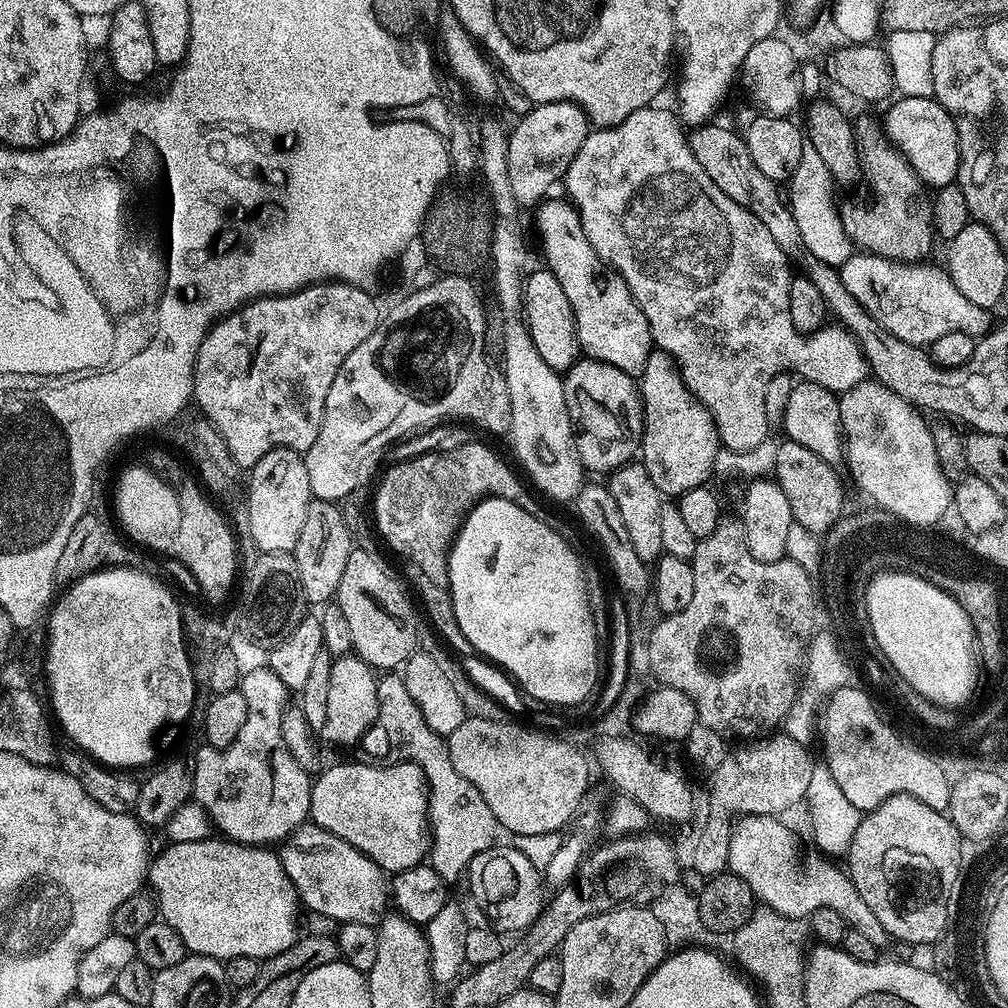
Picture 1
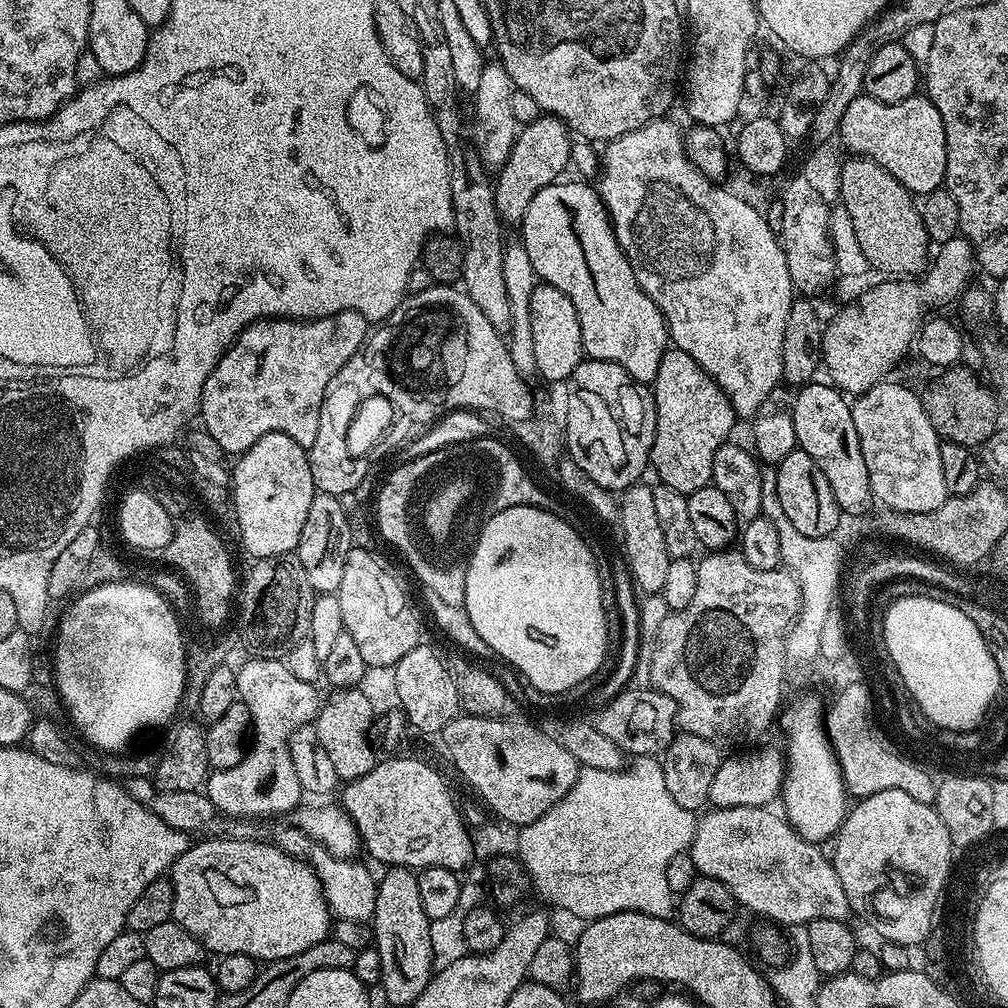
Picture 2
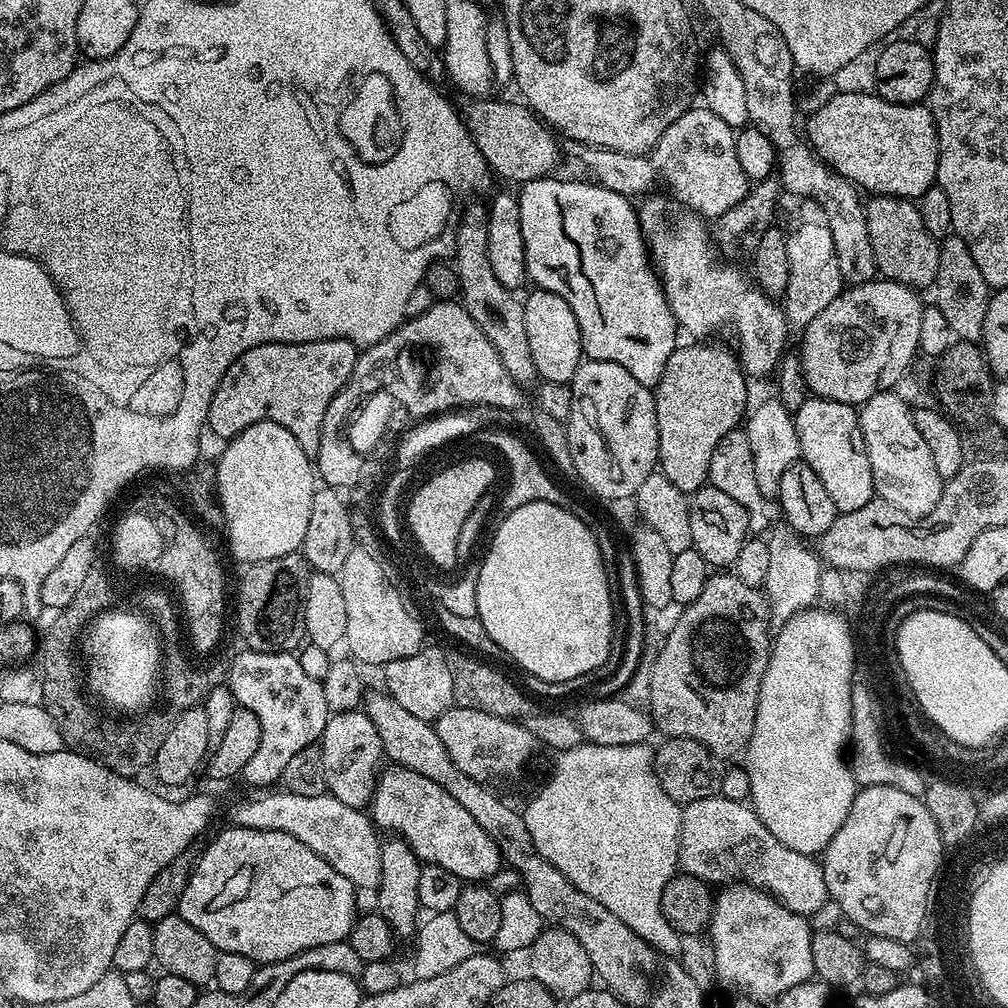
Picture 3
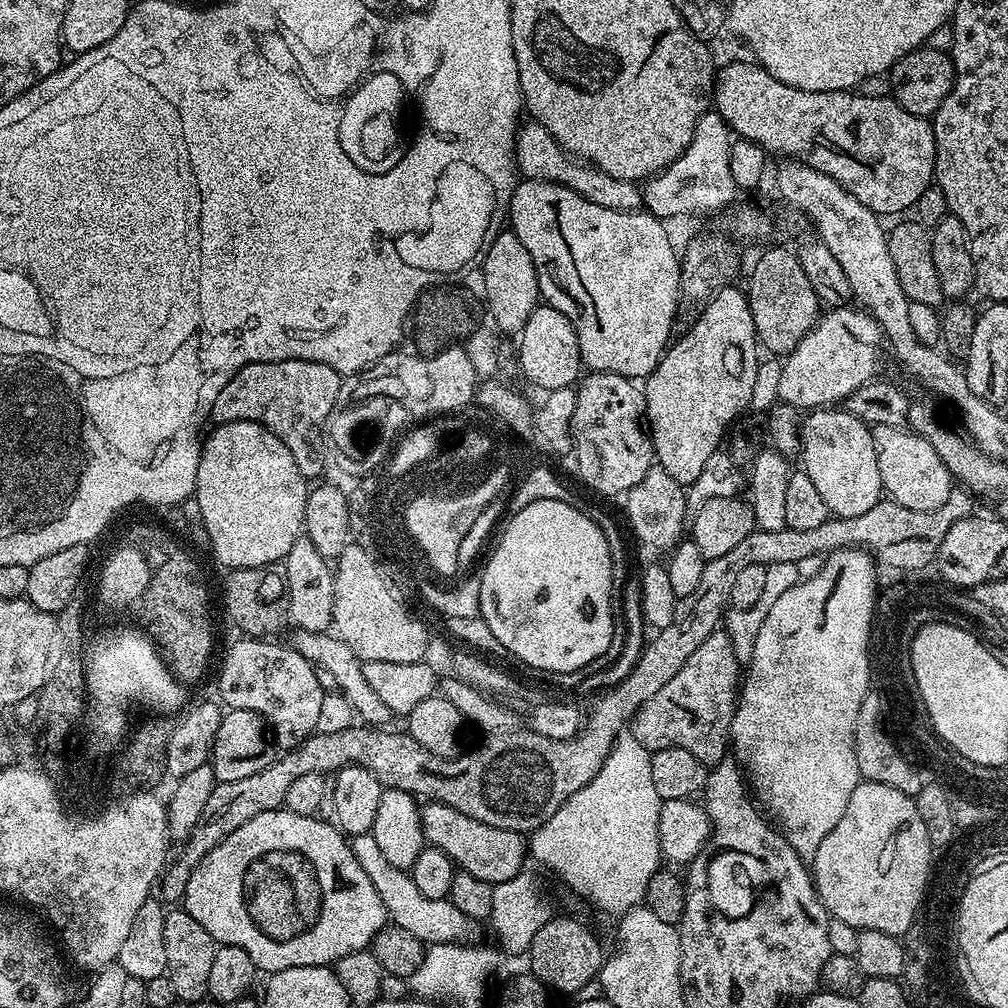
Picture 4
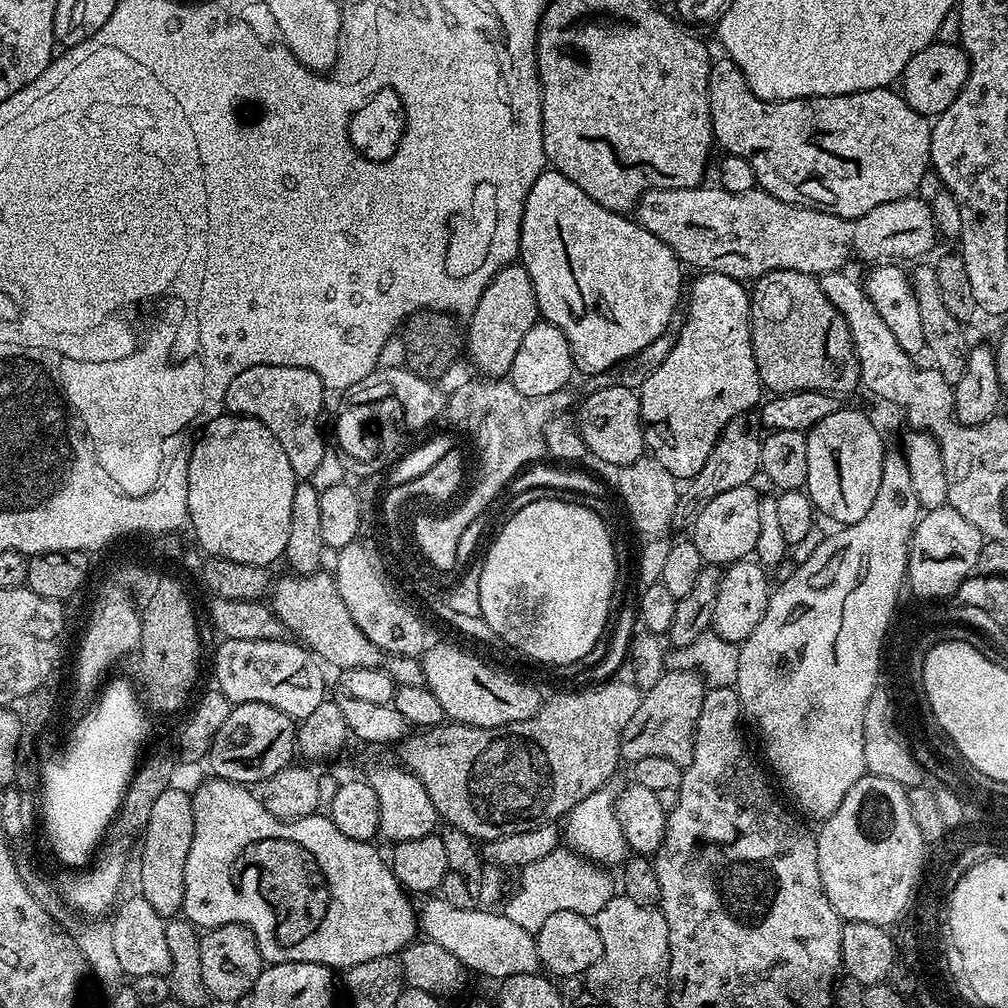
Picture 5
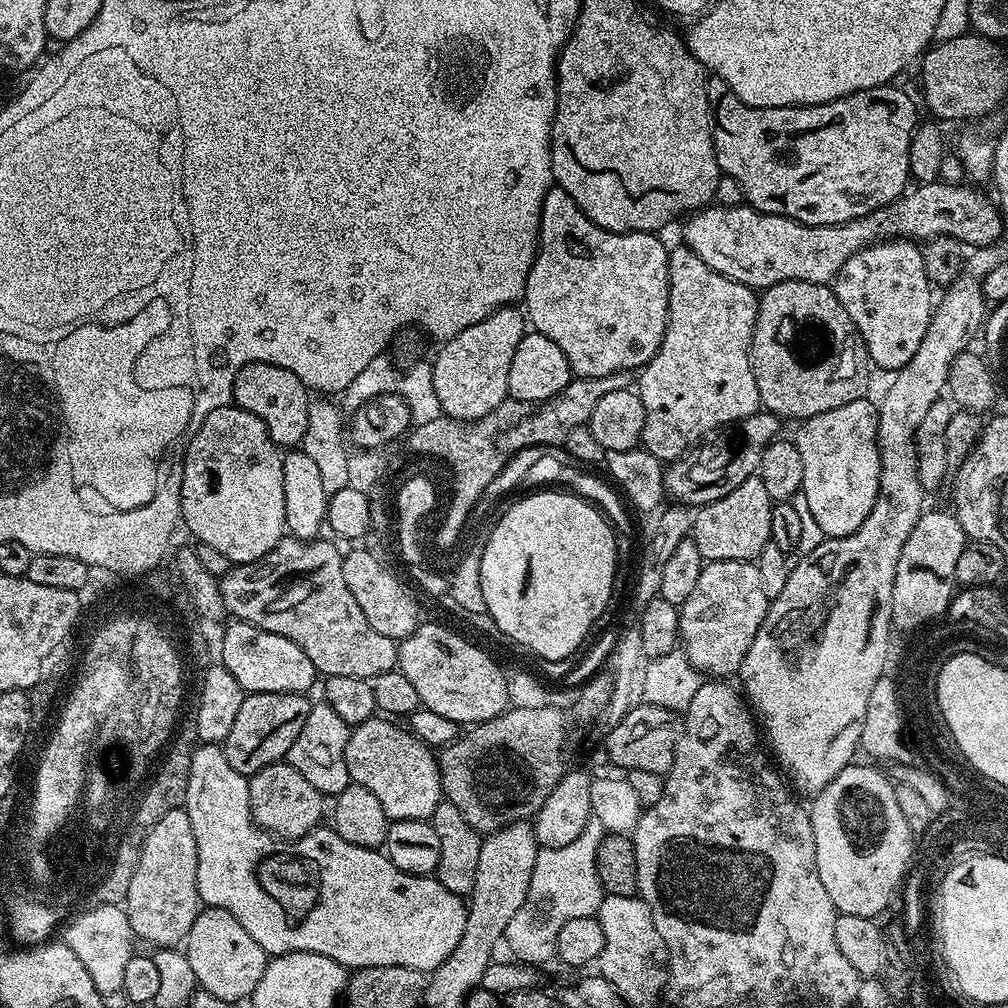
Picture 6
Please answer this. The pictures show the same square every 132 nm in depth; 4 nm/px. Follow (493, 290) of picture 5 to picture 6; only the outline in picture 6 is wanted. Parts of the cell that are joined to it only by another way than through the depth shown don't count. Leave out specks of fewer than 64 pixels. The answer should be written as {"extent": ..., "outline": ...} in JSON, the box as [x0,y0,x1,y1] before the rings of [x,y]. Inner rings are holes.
{"extent":[431,306,526,420],"outline":[[[505,306],[496,309],[482,322],[474,322],[474,326],[466,326],[462,334],[454,334],[454,338],[443,341],[439,345],[440,353],[431,361],[434,378],[434,394],[438,394],[440,411],[451,420],[481,420],[490,414],[504,400],[509,399],[508,379],[510,378],[510,361],[514,358],[514,350],[518,350],[518,342],[522,342],[526,331],[526,316],[519,307]]]}

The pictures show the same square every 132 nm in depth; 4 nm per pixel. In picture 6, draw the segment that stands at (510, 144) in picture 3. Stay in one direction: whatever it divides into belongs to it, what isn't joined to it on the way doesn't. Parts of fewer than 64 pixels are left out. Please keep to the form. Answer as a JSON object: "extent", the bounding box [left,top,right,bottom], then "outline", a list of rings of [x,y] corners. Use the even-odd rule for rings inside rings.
{"extent":[683,183,1004,290],"outline":[[[917,183],[892,204],[861,216],[858,220],[834,226],[810,226],[778,214],[760,212],[747,203],[733,208],[709,206],[700,209],[699,212],[691,213],[683,221],[683,224],[685,223],[683,243],[690,250],[694,250],[694,254],[698,254],[698,258],[702,258],[702,262],[706,262],[710,270],[718,270],[718,274],[742,282],[747,288],[753,290],[763,290],[787,280],[828,284],[835,281],[838,270],[846,266],[846,258],[850,258],[855,252],[868,247],[869,244],[879,244],[882,240],[903,238],[913,242],[923,242],[936,236],[948,236],[958,238],[964,245],[972,248],[987,248],[986,246],[992,243],[992,245],[999,243],[1004,234],[1002,233],[1004,218],[1000,215],[999,207],[993,199],[991,202],[984,193],[974,189],[977,187],[963,183]]]}

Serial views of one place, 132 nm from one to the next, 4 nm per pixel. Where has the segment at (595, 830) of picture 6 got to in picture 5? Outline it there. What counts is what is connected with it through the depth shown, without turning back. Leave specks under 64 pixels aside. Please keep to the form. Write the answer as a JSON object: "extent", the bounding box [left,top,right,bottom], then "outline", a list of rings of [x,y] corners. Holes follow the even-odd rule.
{"extent":[502,846,614,934],"outline":[[[567,846],[555,848],[553,852],[546,854],[546,858],[538,862],[530,862],[530,866],[519,869],[520,881],[517,882],[512,897],[502,905],[502,911],[510,918],[510,922],[515,922],[516,925],[522,926],[522,930],[533,934],[542,926],[542,922],[546,922],[546,918],[550,918],[550,914],[558,914],[558,910],[574,910],[574,914],[595,918],[598,910],[602,910],[602,906],[606,906],[606,902],[610,902],[614,895],[614,889],[612,889],[614,876],[608,872],[611,871],[585,859]]]}

